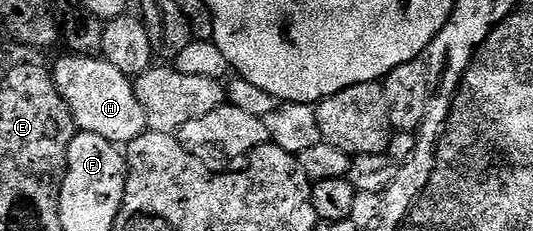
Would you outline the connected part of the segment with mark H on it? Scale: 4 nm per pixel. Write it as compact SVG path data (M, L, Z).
M68 55L52 63L52 76L80 131L101 134L107 141L125 146L148 129L146 110L136 95L132 77L101 56Z

